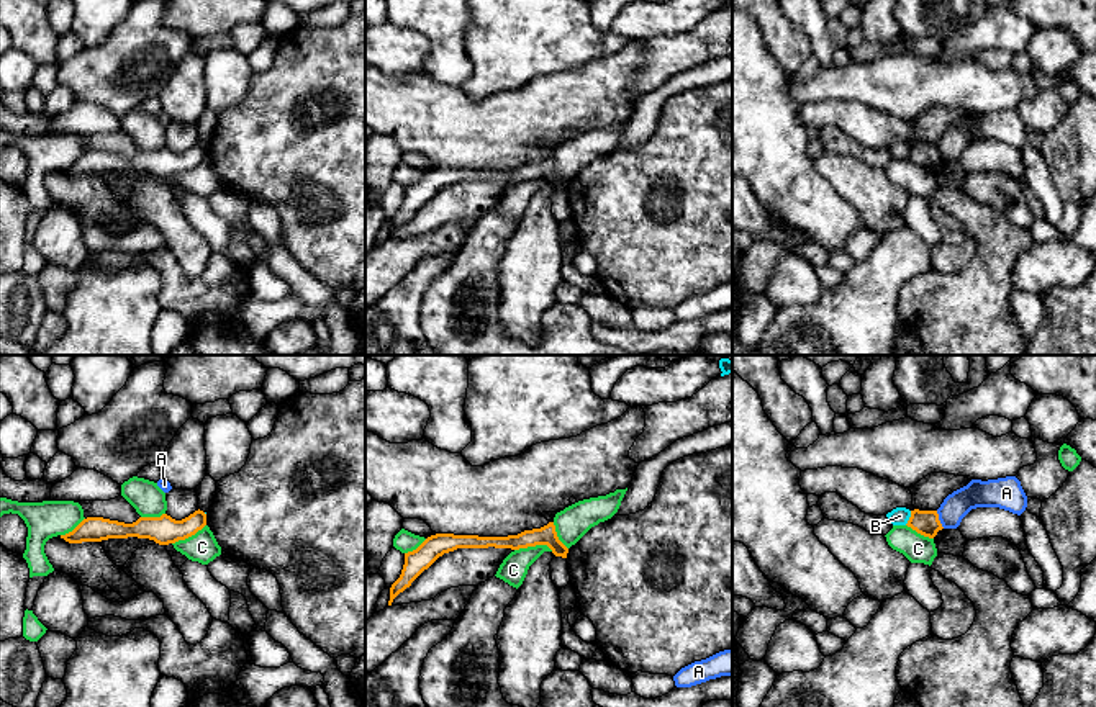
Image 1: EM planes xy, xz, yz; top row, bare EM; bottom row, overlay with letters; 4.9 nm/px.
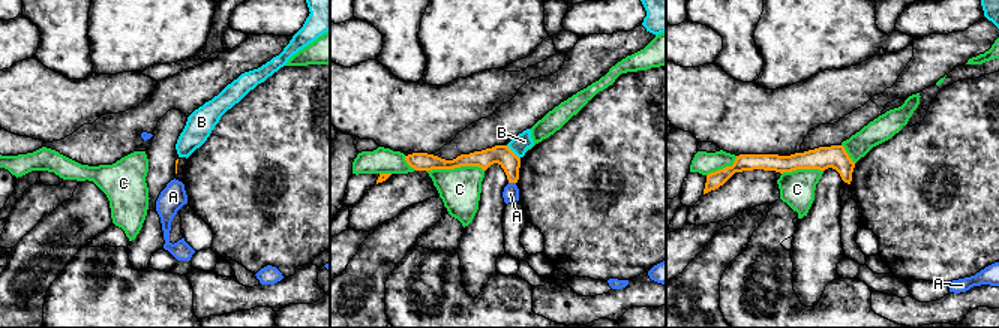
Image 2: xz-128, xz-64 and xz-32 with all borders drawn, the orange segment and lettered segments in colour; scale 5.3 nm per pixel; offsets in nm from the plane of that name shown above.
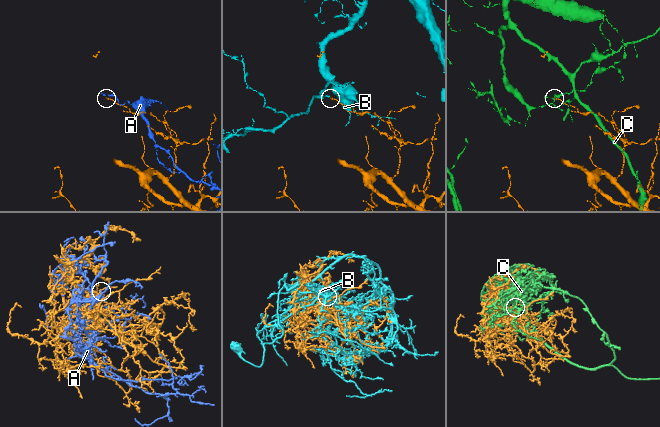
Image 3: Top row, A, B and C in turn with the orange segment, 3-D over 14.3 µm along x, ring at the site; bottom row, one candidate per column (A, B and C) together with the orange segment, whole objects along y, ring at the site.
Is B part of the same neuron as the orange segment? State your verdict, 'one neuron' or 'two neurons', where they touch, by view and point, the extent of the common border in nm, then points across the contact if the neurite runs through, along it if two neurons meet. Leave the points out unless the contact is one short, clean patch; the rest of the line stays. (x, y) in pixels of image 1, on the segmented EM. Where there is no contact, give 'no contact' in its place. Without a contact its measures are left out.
two neurons; contact yz (910, 517); length 80 nm; border yz (911, 511), (905, 524)

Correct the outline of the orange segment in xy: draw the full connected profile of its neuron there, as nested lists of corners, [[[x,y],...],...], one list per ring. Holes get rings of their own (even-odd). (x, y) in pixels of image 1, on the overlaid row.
[[[200,509],[182,520],[175,520],[167,514],[161,517],[139,517],[133,524],[103,517],[87,517],[72,532],[61,535],[61,538],[69,543],[82,543],[138,537],[154,540],[159,545],[169,545],[195,535],[205,525],[206,514]]]

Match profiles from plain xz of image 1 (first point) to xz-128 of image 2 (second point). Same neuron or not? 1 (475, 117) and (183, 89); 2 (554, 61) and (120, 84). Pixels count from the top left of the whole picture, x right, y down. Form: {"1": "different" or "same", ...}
{"1": "different", "2": "different"}

